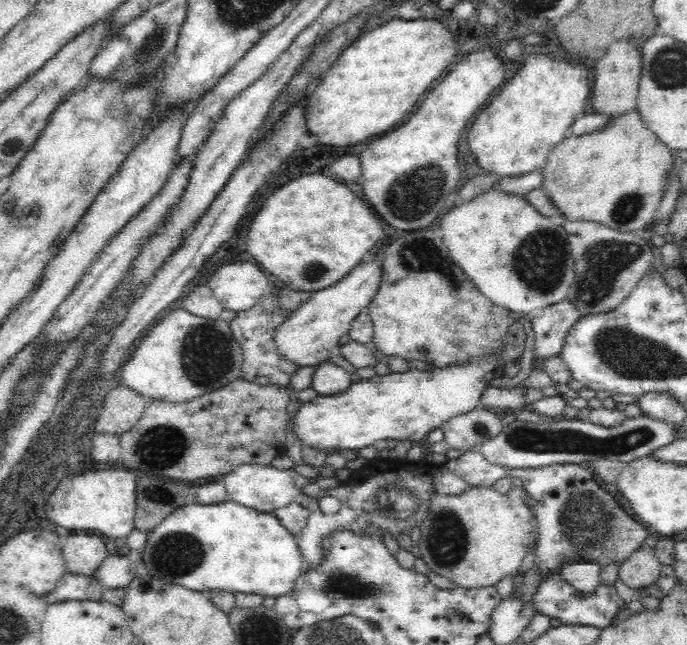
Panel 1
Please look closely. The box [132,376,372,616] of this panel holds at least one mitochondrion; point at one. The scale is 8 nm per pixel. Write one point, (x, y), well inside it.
(177, 554)

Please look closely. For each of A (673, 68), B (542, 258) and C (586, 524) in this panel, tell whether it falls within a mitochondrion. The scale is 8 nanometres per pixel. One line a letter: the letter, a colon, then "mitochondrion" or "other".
A: mitochondrion
B: mitochondrion
C: mitochondrion

